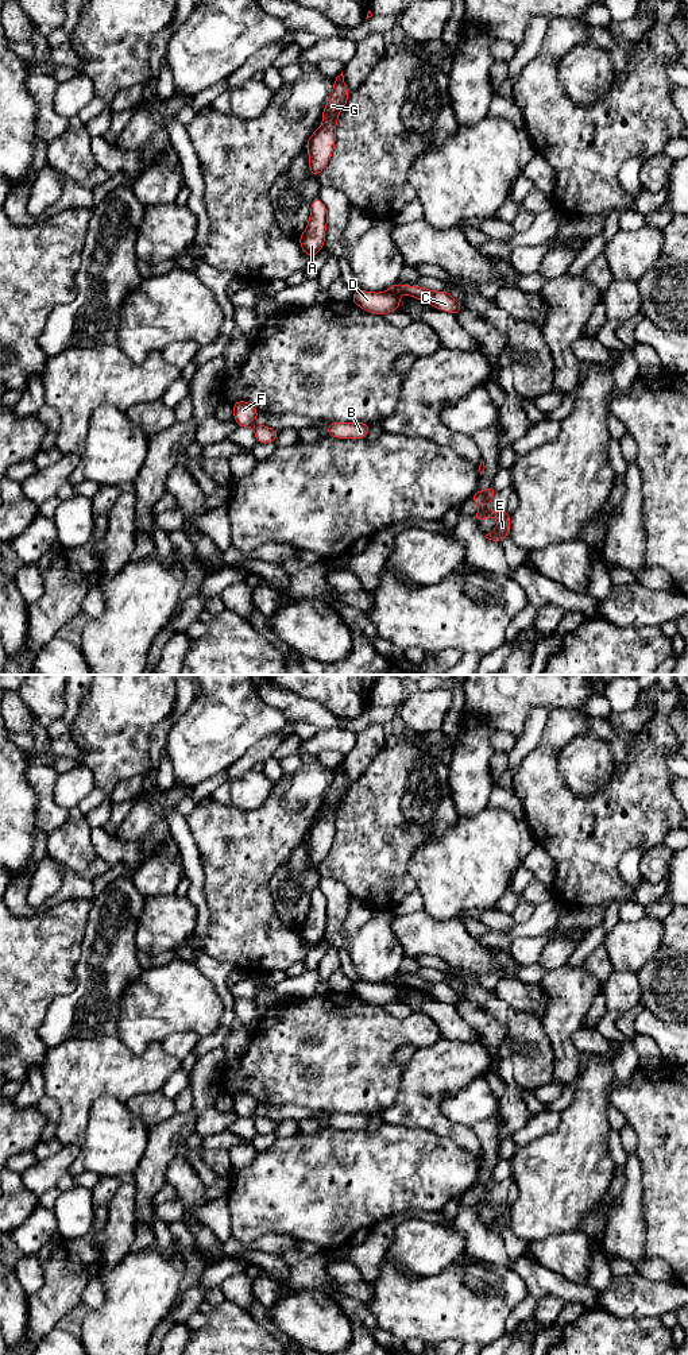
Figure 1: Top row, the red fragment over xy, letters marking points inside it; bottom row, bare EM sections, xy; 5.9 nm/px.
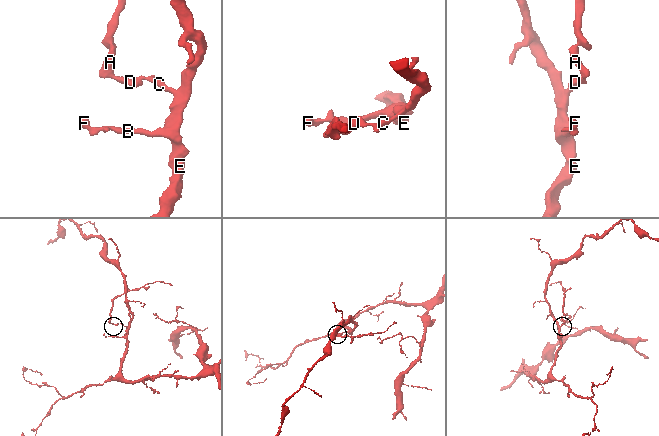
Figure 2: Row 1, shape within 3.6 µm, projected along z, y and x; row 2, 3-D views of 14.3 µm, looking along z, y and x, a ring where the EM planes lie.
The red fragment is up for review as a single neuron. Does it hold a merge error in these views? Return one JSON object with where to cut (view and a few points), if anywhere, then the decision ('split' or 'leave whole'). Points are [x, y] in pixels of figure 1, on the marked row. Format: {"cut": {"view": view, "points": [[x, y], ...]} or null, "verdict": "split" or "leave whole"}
{"cut": {"view": "xy", "points": [[386, 290], [398, 296]]}, "verdict": "split"}

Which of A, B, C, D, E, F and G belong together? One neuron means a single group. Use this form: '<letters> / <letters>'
A D G / B C E F

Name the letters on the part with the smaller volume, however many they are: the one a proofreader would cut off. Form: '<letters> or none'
A, D, G

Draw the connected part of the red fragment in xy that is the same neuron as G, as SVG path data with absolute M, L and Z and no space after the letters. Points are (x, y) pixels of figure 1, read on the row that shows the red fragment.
M343 72L335 80L333 92L328 97L326 107L321 115L322 126L314 131L306 142L309 153L310 174L318 177L325 165L332 157L336 143L335 130L339 119L339 112L347 104L349 96L347 85L344 84Z

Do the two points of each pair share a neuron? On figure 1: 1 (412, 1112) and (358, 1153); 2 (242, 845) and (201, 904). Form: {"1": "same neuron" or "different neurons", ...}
{"1": "different neurons", "2": "different neurons"}

